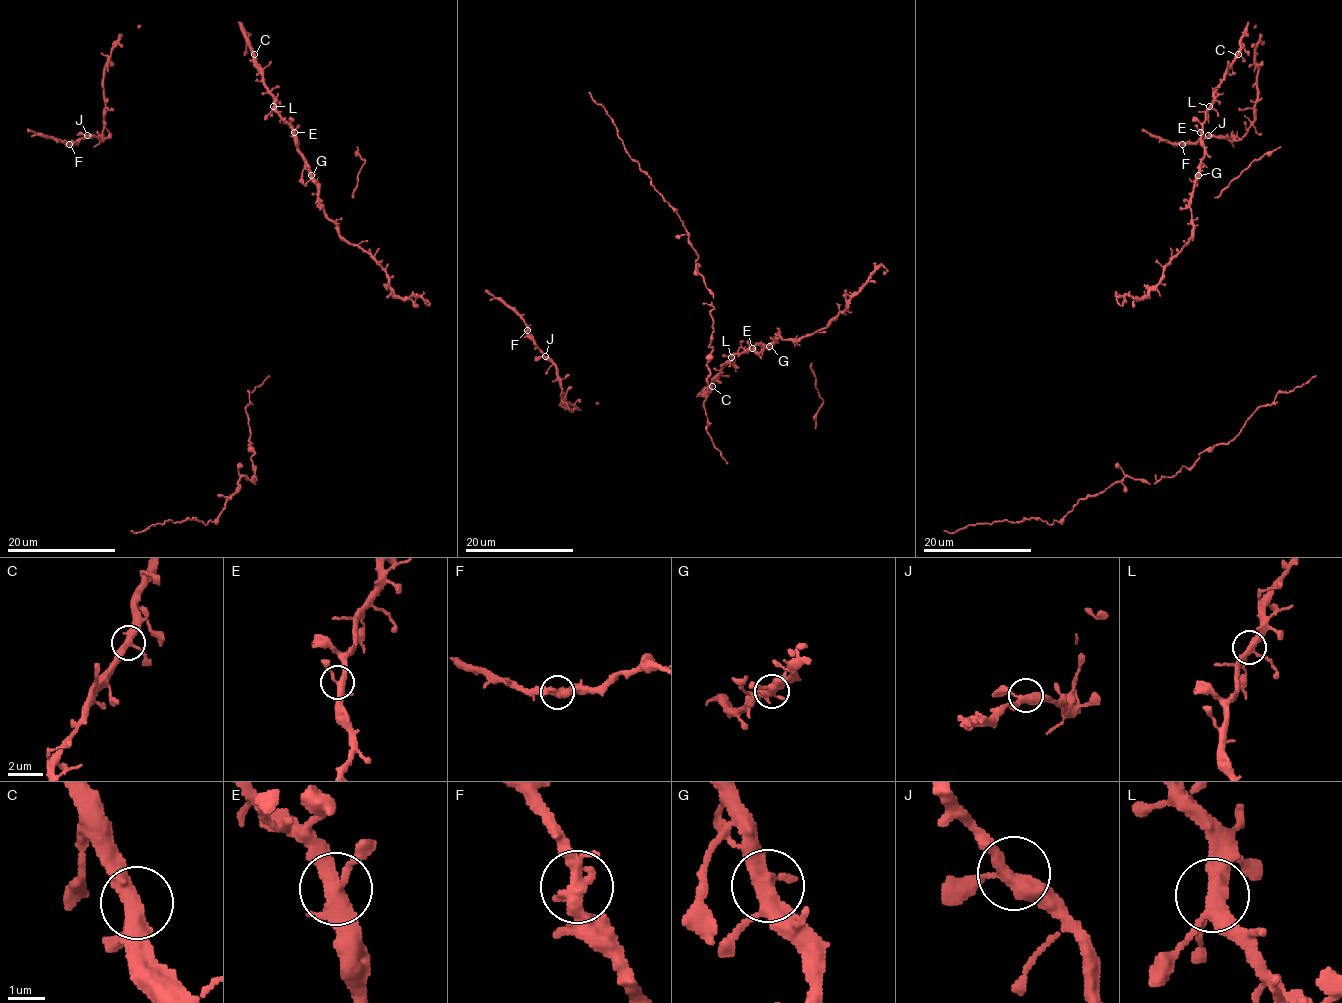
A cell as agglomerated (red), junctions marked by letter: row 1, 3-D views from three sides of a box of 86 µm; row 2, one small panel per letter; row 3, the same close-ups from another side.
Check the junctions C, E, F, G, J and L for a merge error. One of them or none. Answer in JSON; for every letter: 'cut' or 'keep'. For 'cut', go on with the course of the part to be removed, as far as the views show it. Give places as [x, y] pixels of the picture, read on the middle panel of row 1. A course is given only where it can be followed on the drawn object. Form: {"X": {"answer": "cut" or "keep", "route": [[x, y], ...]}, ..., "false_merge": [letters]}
{"C": {"answer": "keep"}, "E": {"answer": "keep"}, "F": {"answer": "keep"}, "G": {"answer": "keep"}, "J": {"answer": "keep"}, "L": {"answer": "keep"}, "false_merge": []}

